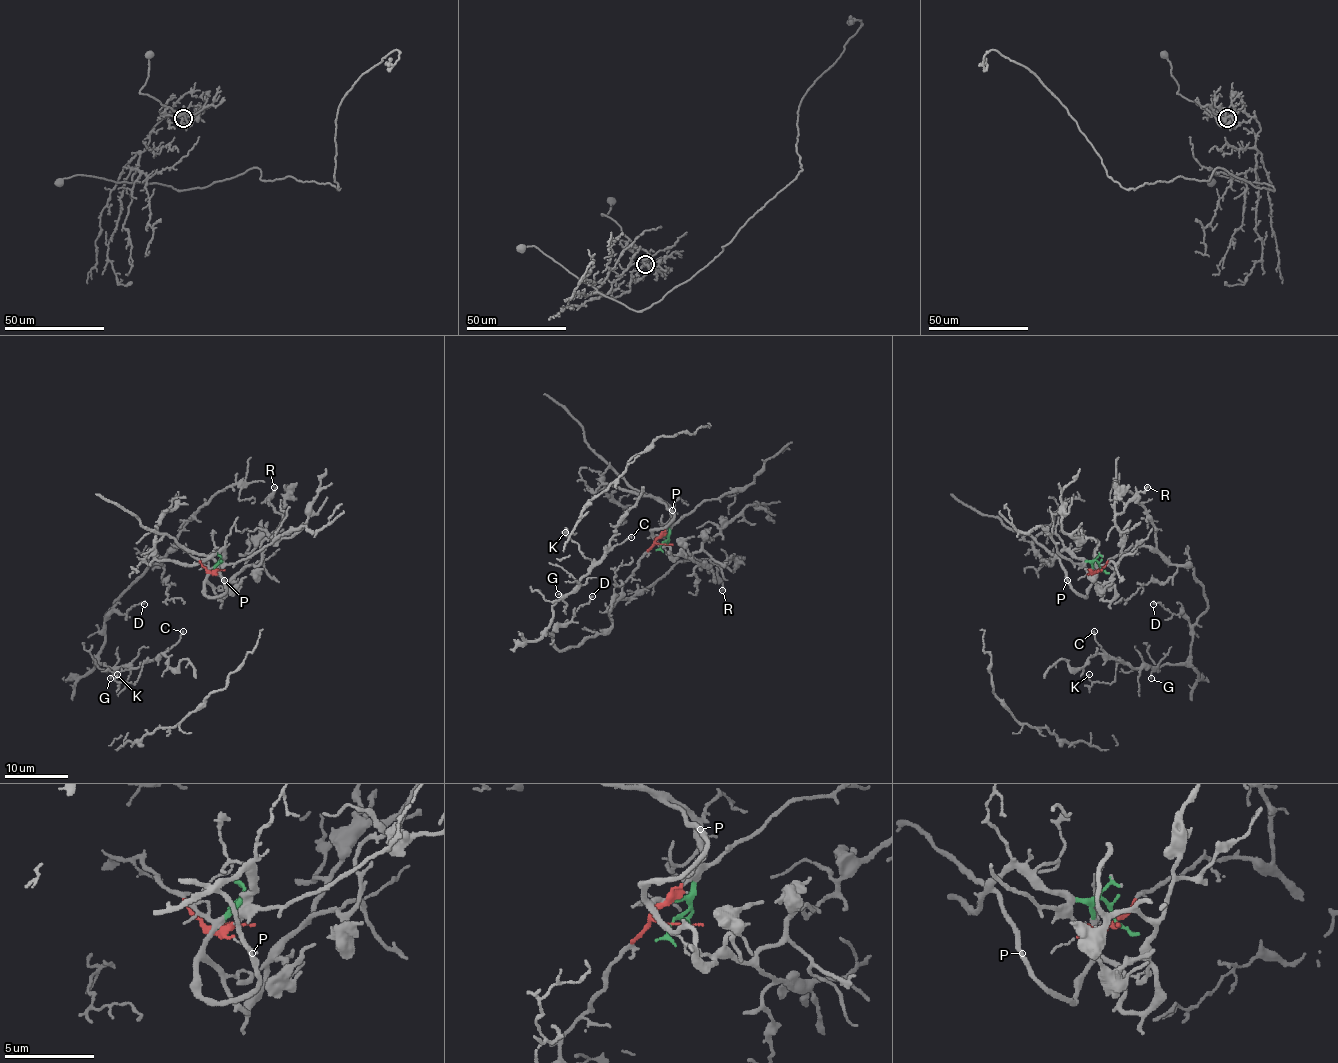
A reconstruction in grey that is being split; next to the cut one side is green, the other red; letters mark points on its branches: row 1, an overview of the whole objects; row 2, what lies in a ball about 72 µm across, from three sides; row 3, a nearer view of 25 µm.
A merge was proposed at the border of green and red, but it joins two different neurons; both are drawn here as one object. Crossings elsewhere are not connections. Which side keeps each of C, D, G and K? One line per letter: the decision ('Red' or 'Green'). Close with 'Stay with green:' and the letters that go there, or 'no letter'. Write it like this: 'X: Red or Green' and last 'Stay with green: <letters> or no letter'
C: Red
D: Red
G: Red
K: Red
Stay with green: no letter

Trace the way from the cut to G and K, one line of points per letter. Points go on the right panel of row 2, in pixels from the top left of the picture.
G: (1101, 569), (1130, 547), (1152, 547), (1190, 566), (1203, 588), (1189, 658), (1157, 666), (1151, 679)
K: (1101, 569), (1130, 547), (1152, 547), (1190, 566), (1206, 607), (1184, 663), (1120, 663), (1111, 684), (1089, 674)

